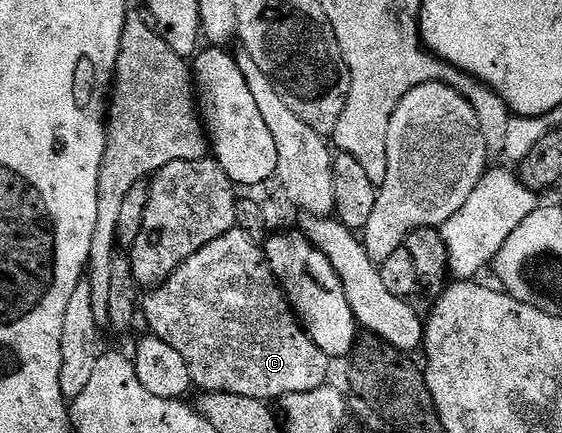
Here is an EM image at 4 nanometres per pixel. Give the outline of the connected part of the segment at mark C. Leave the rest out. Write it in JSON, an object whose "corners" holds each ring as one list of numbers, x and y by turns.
{"corners":[[234,229,226,232,226,236,218,236,218,240,206,244,206,248,202,248,197,254,190,256,190,260,182,263,161,286,155,287,149,294,152,295,148,299,145,297,142,302,142,318,144,316,148,321,149,328,152,329,149,330,151,337,166,340,166,344,170,344,170,348,174,348,174,352,178,352,178,356,182,356,182,360,186,360,186,368,192,377,193,387,199,388,201,386,199,388,201,391,209,394,226,392,234,396,250,396,259,402,271,403,272,398,283,400,285,396,294,392,314,392,329,381,329,358,321,352,318,344,314,344,314,340,310,340,310,336,300,325,295,312,288,305,288,298,272,275,272,269,268,267,268,260,264,257,263,249,258,245,257,239,251,238,246,232]]}

